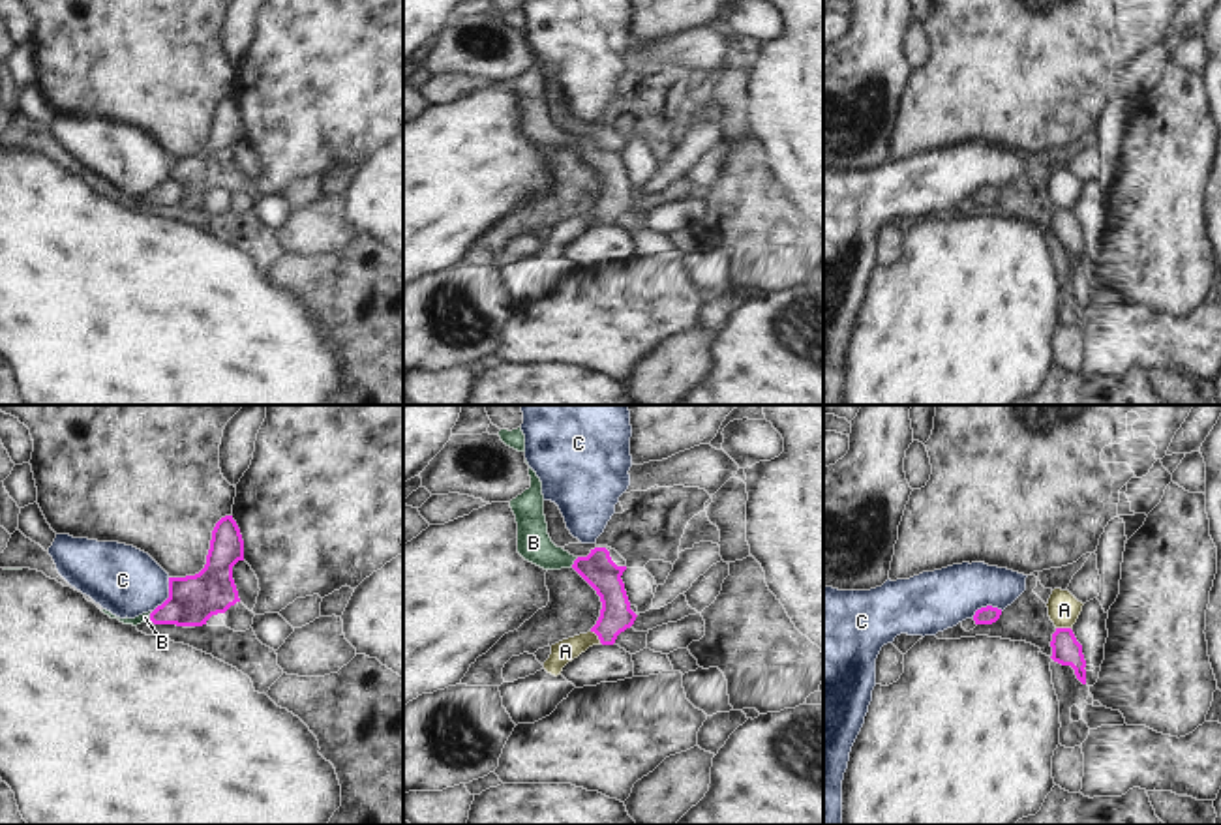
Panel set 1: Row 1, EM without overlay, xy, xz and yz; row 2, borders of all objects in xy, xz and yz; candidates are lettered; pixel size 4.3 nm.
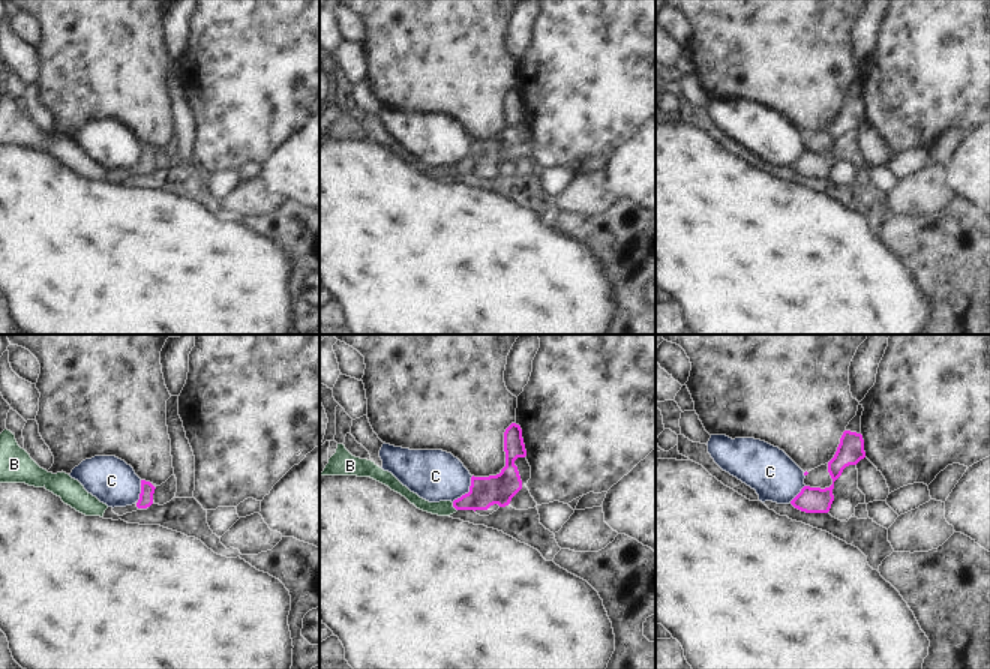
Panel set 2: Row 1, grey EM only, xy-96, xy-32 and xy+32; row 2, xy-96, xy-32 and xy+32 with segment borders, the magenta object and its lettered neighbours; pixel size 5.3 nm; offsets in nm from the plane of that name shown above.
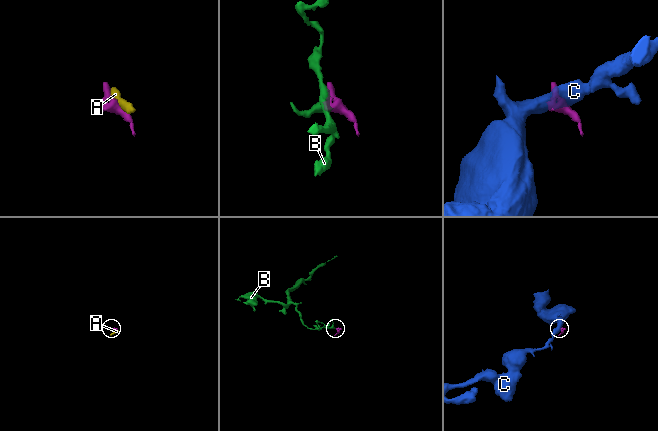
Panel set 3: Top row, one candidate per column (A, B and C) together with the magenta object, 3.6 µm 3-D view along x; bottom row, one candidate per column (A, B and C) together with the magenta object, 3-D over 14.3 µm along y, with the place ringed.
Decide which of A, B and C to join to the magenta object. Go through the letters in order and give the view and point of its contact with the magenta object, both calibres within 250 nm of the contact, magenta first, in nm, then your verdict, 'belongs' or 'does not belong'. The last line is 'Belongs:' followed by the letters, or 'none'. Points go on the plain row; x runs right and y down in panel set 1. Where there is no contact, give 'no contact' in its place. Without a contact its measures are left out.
A: contact yz (1064, 209); calibres 120 and 140 nm; does not belong
B: contact xy (150, 197); calibres 220 and 50 nm; belongs
C: contact xy (169, 175); calibres 220 and 300 nm; does not belong
Belongs: B

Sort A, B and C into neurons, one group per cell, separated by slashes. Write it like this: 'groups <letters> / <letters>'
groups A / B / C

